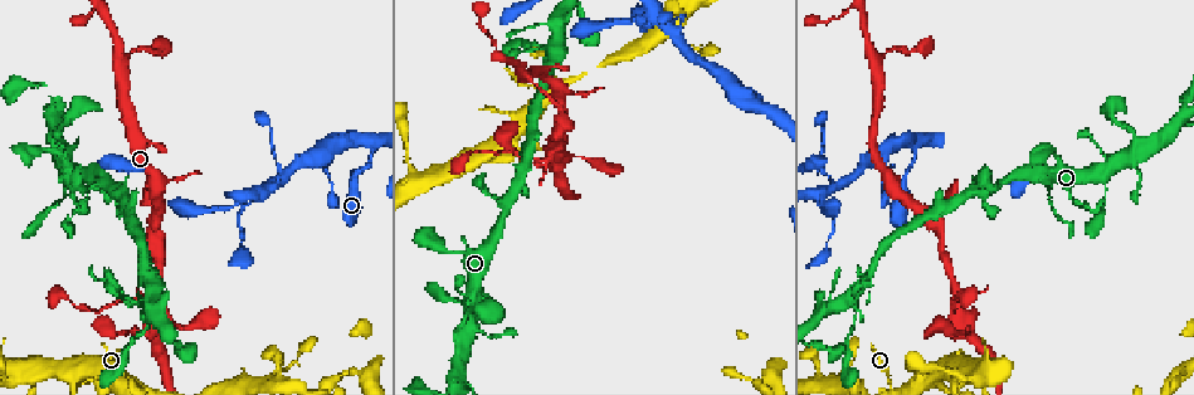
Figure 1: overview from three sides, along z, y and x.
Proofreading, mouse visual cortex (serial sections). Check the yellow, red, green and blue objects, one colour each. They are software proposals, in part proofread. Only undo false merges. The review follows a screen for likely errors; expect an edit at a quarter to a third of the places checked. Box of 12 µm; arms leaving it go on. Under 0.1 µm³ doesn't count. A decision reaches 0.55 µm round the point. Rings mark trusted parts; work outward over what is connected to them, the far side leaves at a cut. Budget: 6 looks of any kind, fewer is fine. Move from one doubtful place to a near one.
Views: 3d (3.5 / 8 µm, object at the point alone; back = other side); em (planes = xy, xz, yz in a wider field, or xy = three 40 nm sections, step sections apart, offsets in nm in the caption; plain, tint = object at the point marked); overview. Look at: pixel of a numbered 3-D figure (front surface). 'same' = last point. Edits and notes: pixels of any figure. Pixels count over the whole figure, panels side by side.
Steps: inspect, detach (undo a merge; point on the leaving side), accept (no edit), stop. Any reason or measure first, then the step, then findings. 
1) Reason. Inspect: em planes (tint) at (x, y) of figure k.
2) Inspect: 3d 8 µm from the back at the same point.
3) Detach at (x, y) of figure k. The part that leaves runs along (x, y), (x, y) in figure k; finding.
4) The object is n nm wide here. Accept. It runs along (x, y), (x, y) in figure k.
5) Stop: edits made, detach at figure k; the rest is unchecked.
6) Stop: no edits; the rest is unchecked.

Narrows sharply. Inspect: 3d 8 µm at (553, 49) of figure 1.

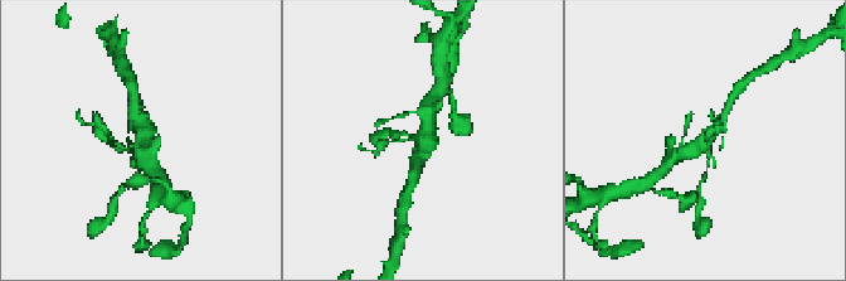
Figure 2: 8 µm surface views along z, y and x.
Shape alone is not enough. Inspect: em xy step 1 (tint) at (141, 143) of figure 2.

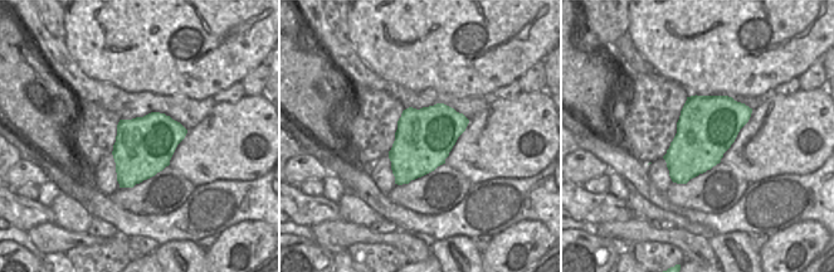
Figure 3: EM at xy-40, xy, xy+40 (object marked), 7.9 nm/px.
Accept. It runs along (724, 114), (700, 144), (671, 159) in figure 2; continuous, no second cell.

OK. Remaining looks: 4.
A fork. Inspect: 3d 3.5 µm at (522, 73) of figure 1.

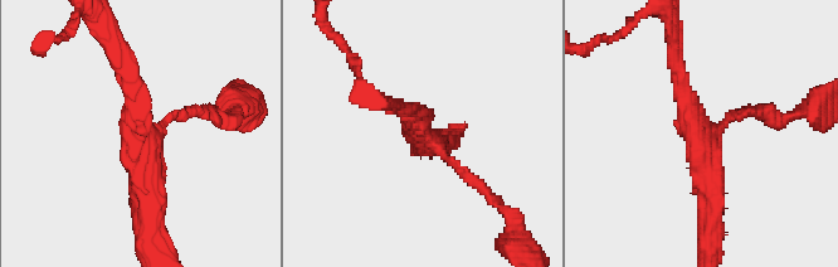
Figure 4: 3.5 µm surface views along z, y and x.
3 arms meet here; the arms are 150, 250, 350 nm wide; shape alone is not enough. Inspect: em xy step 1 (plain) at (422, 138) of figure 4.

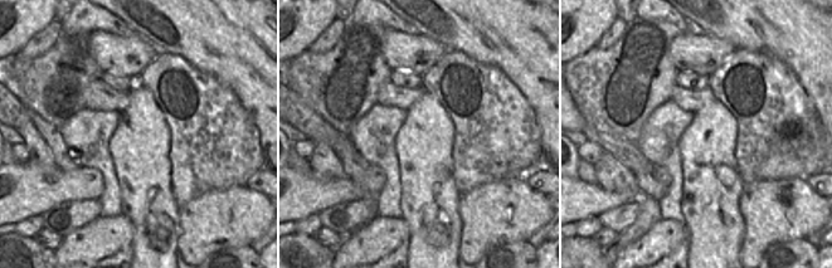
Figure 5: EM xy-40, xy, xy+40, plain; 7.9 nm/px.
Where the object lies. Inspect: em xy step 1 (tint) at the same point.

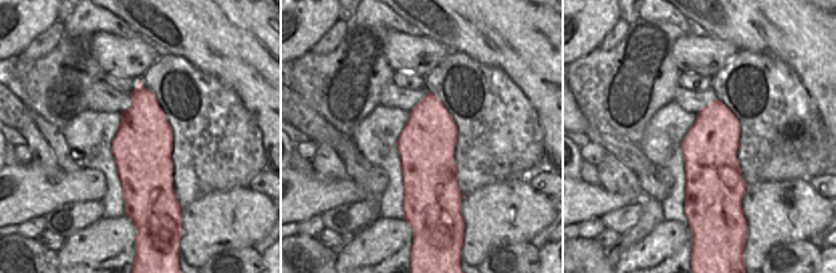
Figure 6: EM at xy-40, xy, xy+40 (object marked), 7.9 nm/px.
Accept. It runs along (711, 232), (707, 146), (678, 69) in figure 4; one cell here.

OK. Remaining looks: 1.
Stop: no edits; the rest is unchecked.

